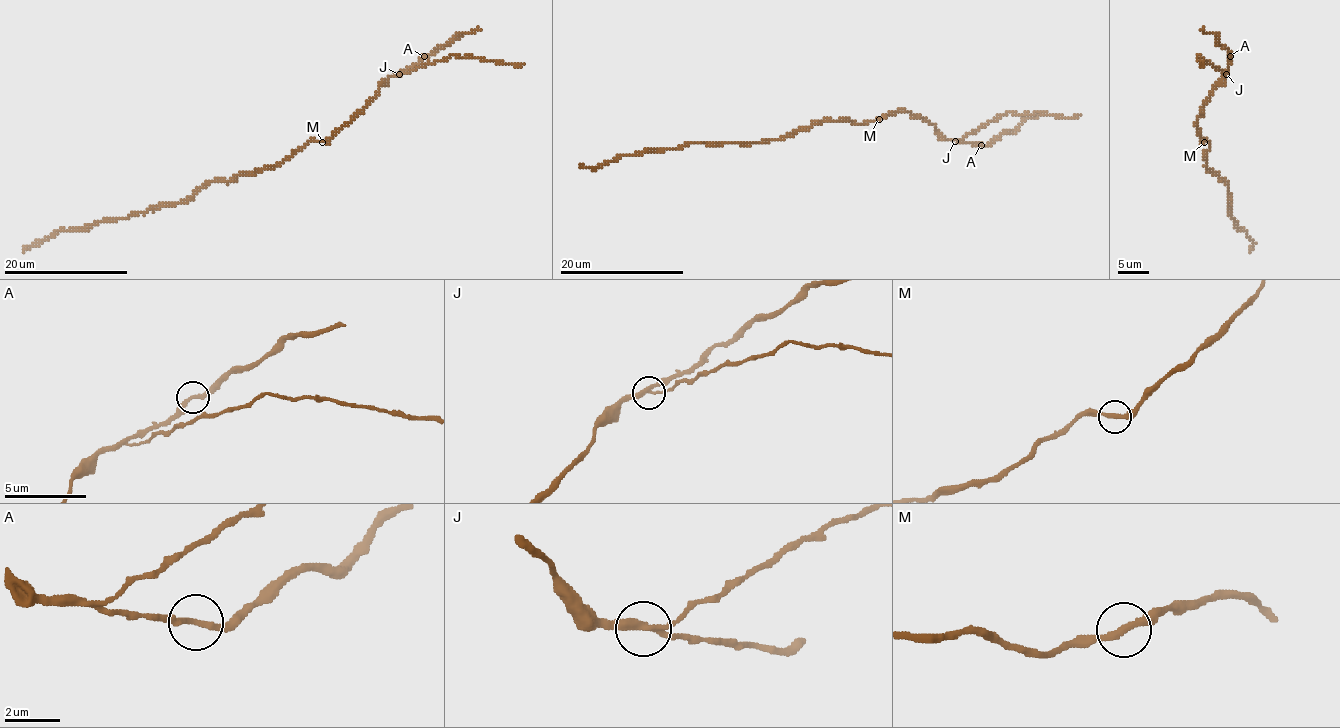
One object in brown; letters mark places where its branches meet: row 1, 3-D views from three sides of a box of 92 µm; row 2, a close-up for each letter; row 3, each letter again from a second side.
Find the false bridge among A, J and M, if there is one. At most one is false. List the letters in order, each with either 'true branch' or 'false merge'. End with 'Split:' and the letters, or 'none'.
A: true branch
J: false merge
M: true branch
Split: J

